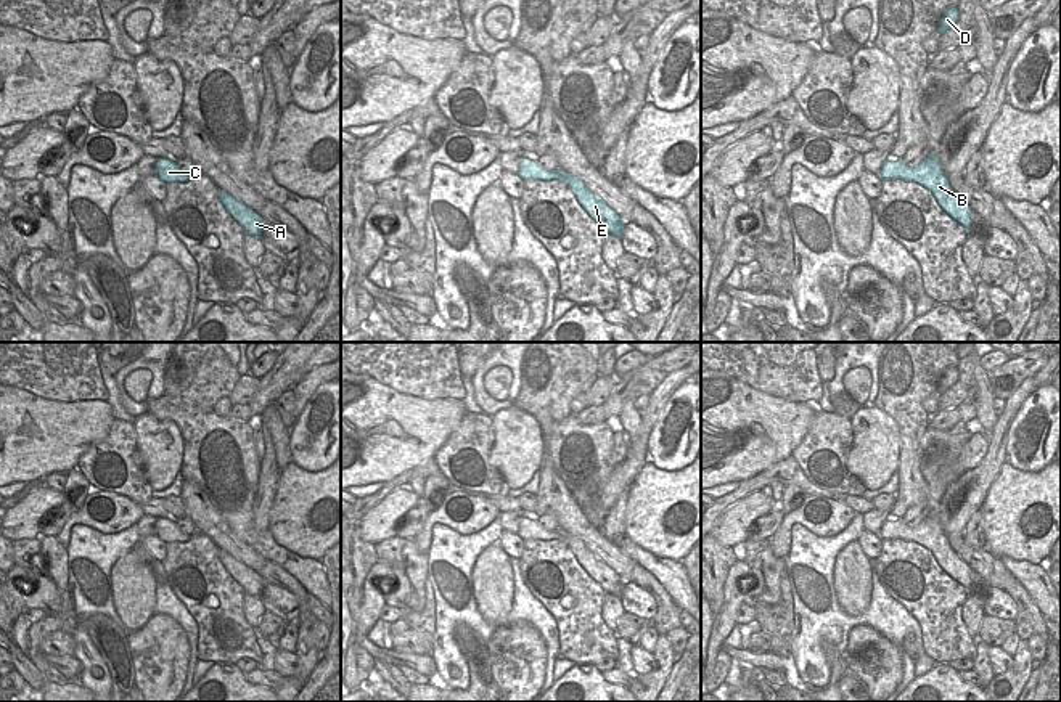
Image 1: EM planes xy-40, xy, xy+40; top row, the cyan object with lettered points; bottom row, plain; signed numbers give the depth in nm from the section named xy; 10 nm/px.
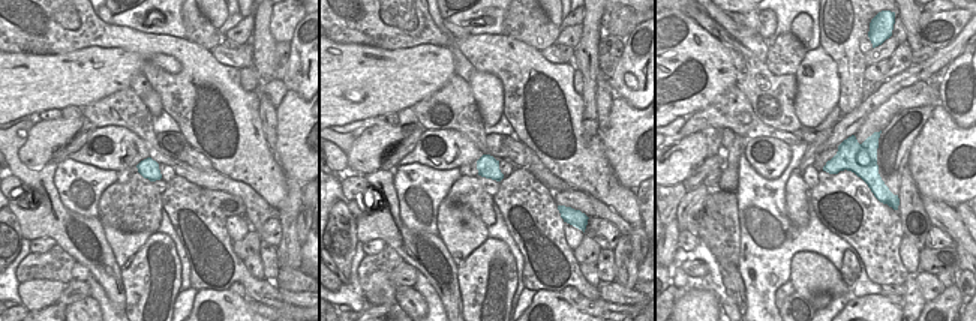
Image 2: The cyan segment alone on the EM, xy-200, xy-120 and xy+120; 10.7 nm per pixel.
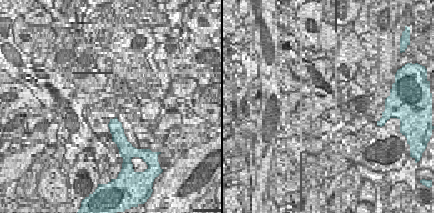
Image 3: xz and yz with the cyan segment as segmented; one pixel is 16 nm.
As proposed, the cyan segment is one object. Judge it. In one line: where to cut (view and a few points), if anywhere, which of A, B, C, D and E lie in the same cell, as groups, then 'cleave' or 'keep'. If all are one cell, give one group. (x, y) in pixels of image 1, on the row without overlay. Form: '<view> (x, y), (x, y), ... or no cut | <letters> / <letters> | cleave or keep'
no cut | A B C D E | keep

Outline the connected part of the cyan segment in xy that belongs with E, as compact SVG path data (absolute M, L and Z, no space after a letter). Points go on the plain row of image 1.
M521 517L519 520L518 537L521 540L566 541L582 569L606 591L606 594L622 598L624 580L592 551L588 551L584 541L577 537L564 533L559 529L548 532L542 529L537 520L529 520L526 517Z

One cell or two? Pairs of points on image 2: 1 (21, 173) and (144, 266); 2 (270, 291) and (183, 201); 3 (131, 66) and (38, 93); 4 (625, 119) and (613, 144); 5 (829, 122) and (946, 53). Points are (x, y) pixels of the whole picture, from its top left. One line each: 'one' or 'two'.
1: two
2: one
3: one
4: one
5: two

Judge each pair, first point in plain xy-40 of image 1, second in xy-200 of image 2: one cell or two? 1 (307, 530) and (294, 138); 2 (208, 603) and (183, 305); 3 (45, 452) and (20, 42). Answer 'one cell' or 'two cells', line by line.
1: one cell
2: two cells
3: two cells

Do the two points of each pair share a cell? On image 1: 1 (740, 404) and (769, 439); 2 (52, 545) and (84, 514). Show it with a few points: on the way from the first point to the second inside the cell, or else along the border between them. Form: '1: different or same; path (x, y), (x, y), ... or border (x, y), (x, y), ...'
1: same; path (741, 412), (761, 431)
2: different; border (55, 537), (65, 548)

